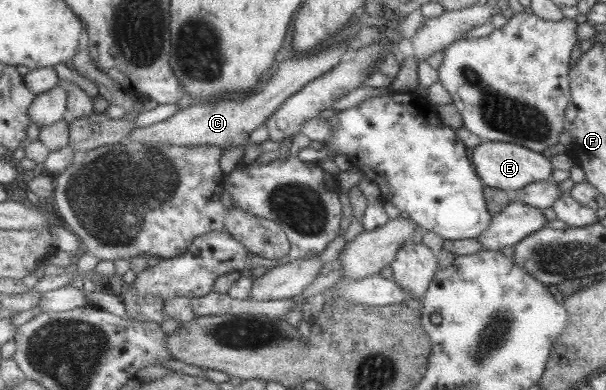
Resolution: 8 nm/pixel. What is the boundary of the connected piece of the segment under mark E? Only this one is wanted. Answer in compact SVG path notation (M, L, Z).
M483 140L474 148L471 162L475 166L481 184L487 187L504 190L505 192L519 191L531 182L552 180L552 168L549 159L533 150L507 142L490 142Z

